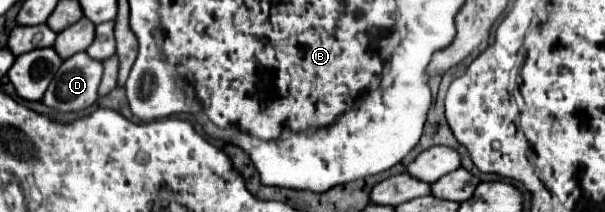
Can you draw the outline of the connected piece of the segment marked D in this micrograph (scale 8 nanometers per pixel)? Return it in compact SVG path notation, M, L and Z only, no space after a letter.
M86 51L66 59L46 89L42 101L54 113L80 111L98 99L102 79L102 61L92 59Z

